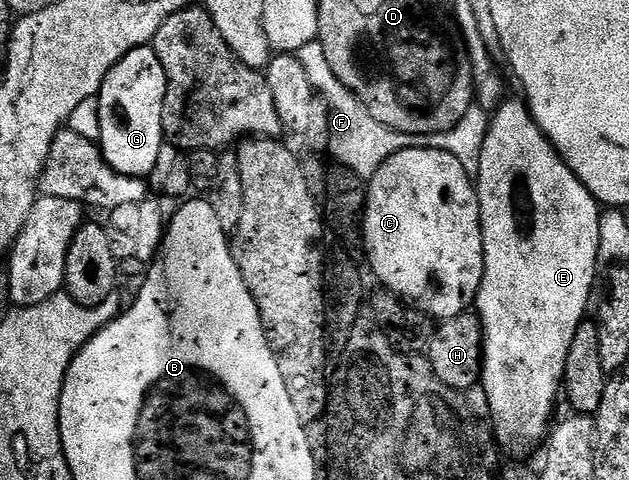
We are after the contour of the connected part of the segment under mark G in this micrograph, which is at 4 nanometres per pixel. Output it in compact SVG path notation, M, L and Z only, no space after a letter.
M154 46L133 48L105 77L97 96L99 101L99 150L117 173L138 179L150 176L157 163L163 138L163 110L167 92L167 74Z

